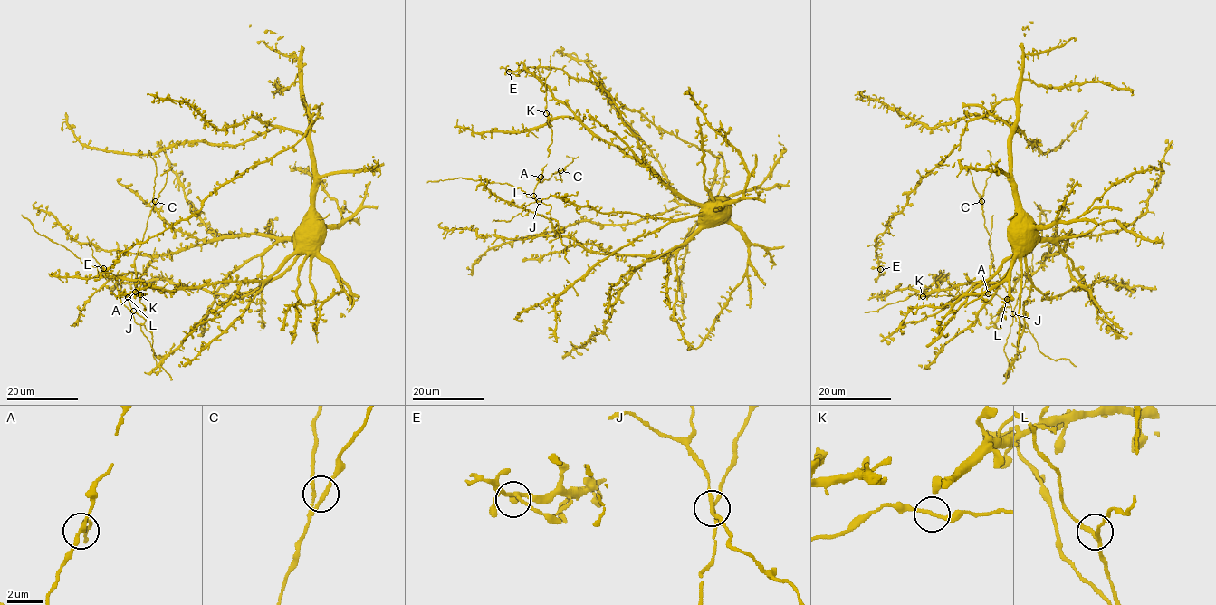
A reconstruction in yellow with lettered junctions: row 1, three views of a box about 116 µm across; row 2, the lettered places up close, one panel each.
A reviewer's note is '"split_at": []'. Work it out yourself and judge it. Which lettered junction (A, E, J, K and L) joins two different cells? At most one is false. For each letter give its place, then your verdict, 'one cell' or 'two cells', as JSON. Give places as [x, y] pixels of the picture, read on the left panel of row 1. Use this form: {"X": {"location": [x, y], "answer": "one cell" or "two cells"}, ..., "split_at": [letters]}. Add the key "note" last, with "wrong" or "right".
{"A": {"location": [135, 292], "answer": "two cells"}, "E": {"location": [103, 268], "answer": "one cell"}, "J": {"location": [133, 311], "answer": "one cell"}, "K": {"location": [140, 294], "answer": "one cell"}, "L": {"location": [128, 297], "answer": "one cell"}, "split_at": ["A"], "note": "wrong"}

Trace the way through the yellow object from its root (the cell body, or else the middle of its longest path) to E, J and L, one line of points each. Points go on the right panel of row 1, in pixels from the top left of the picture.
E: (1024, 248), (1010, 231), (1017, 102), (1004, 98), (967, 122), (960, 142), (888, 221), (876, 242), (880, 269)
J: (1024, 248), (1031, 288), (1024, 304), (1024, 331), (1018, 355), (1010, 368), (1004, 346), (1012, 313)
L: (1024, 248), (1031, 288), (1024, 304), (1024, 331), (1018, 355), (1010, 368), (1004, 346), (1013, 316), (1007, 299)

